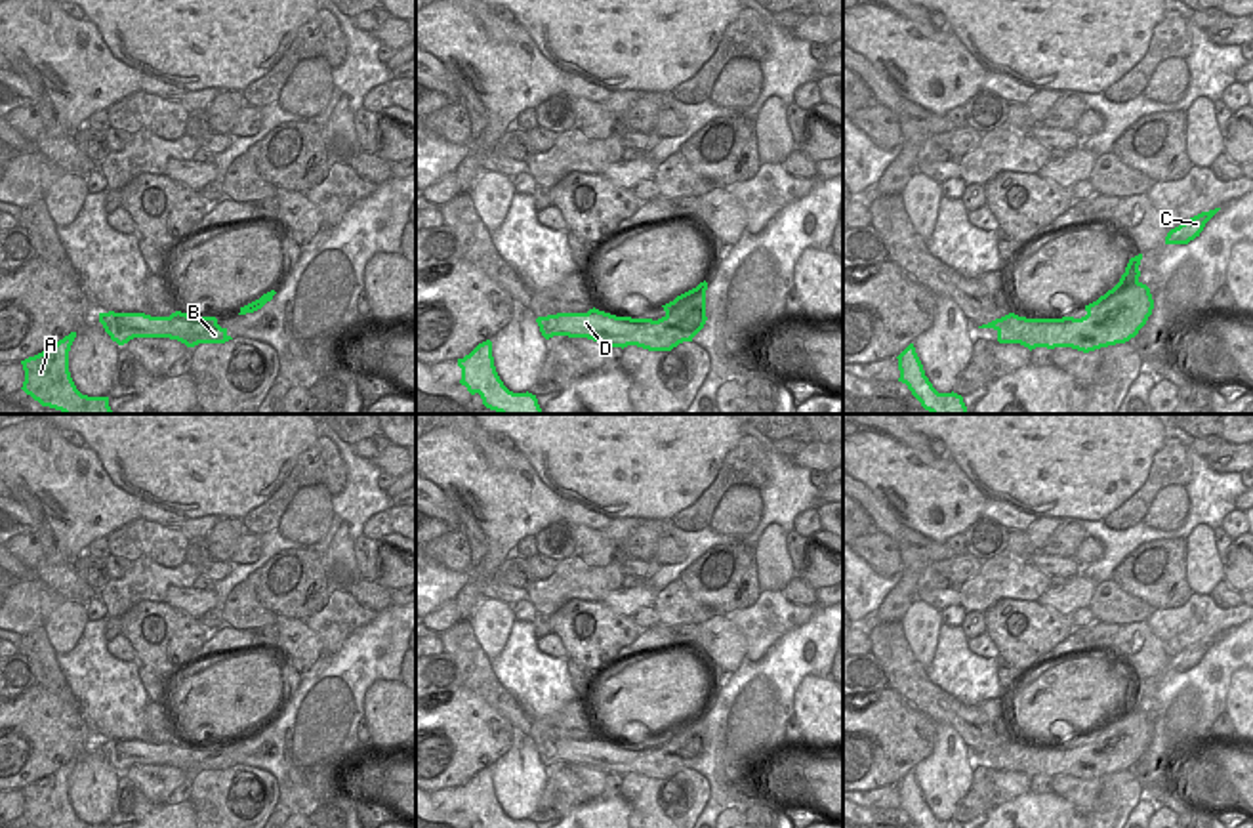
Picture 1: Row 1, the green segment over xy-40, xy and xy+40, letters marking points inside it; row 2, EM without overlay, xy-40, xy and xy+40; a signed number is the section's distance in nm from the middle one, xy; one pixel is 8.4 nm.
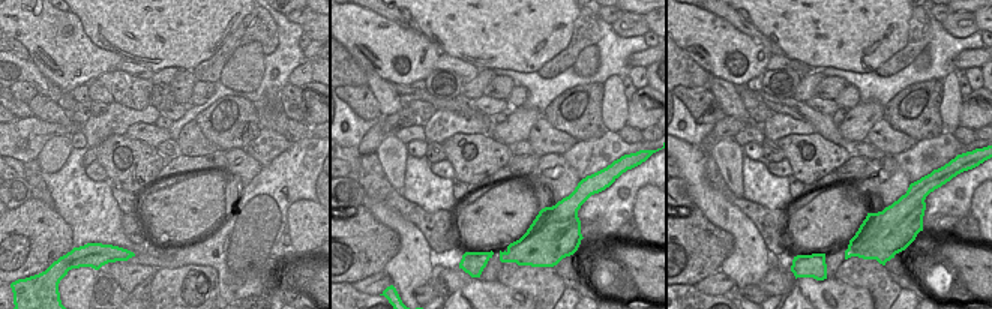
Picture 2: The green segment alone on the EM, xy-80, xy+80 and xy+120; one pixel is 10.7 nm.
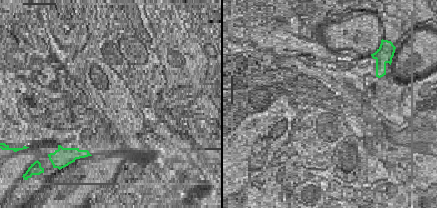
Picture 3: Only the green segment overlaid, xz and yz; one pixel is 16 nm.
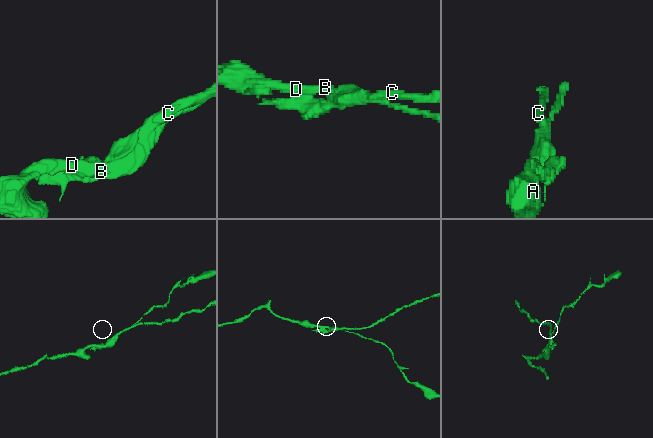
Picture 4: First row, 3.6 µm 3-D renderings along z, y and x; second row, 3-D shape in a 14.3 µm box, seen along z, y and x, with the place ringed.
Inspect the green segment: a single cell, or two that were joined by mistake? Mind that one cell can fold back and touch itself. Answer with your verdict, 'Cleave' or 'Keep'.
Cleave.

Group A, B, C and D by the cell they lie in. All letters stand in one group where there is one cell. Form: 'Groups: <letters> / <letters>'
Groups: A B D / C.

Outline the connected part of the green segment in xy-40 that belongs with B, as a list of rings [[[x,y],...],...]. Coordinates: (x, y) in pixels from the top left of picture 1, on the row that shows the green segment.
[[[175,311],[170,317],[145,313],[99,313],[99,322],[118,345],[134,338],[170,338],[195,347],[198,343],[225,343],[233,340],[216,317],[191,317]]]

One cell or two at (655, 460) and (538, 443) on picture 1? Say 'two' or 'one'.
one

